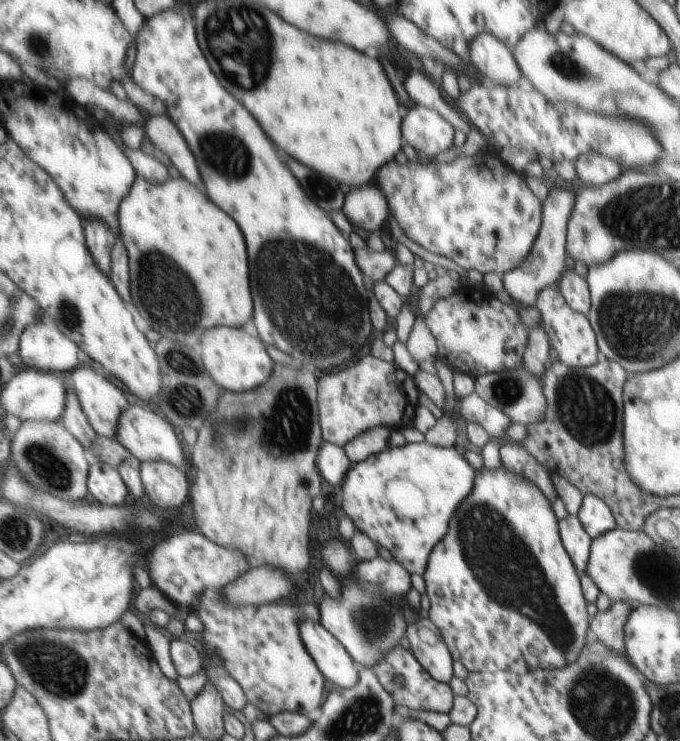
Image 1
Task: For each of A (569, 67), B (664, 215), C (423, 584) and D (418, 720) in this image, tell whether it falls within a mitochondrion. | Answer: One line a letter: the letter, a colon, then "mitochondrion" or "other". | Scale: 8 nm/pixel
A: mitochondrion
B: mitochondrion
C: other
D: other

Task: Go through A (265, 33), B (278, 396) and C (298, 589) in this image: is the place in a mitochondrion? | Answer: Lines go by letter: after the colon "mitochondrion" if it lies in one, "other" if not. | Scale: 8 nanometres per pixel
A: other
B: mitochondrion
C: other

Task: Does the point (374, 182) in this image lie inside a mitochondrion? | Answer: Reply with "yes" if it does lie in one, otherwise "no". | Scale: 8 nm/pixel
no

